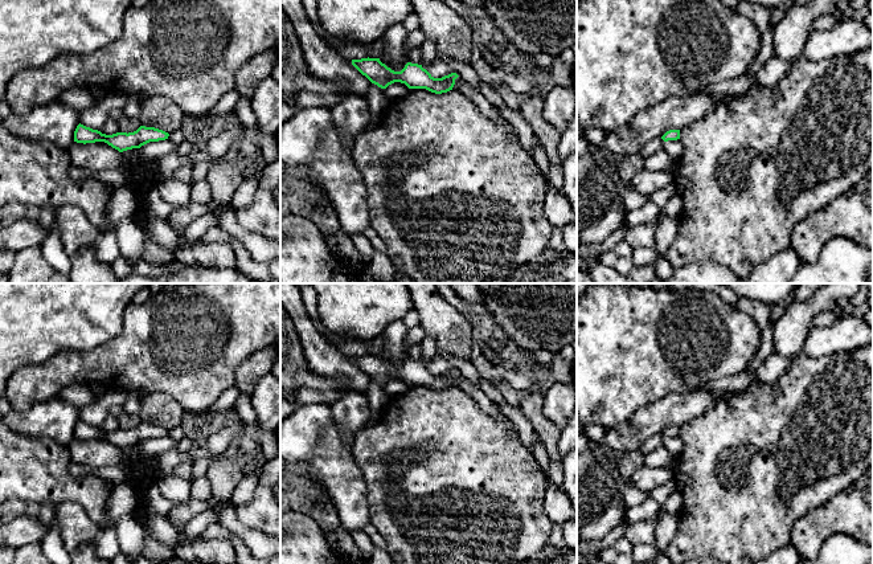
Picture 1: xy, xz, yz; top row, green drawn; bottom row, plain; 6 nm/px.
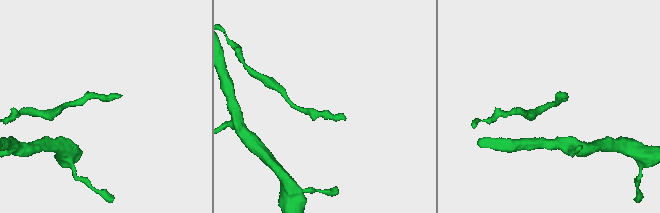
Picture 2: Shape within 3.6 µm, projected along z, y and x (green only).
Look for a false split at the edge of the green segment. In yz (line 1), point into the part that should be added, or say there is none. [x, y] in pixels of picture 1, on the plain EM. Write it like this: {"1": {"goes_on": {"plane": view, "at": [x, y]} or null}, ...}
{"1": {"goes_on": null}}

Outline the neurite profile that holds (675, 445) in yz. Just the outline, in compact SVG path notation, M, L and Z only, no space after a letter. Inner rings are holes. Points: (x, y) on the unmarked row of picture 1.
M680 436L668 437L668 438L664 438L663 446L667 447L667 450L671 453L671 455L679 457L684 449L684 442Z

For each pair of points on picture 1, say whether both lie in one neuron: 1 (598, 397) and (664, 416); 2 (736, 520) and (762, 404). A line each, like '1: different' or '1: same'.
1: different
2: same

